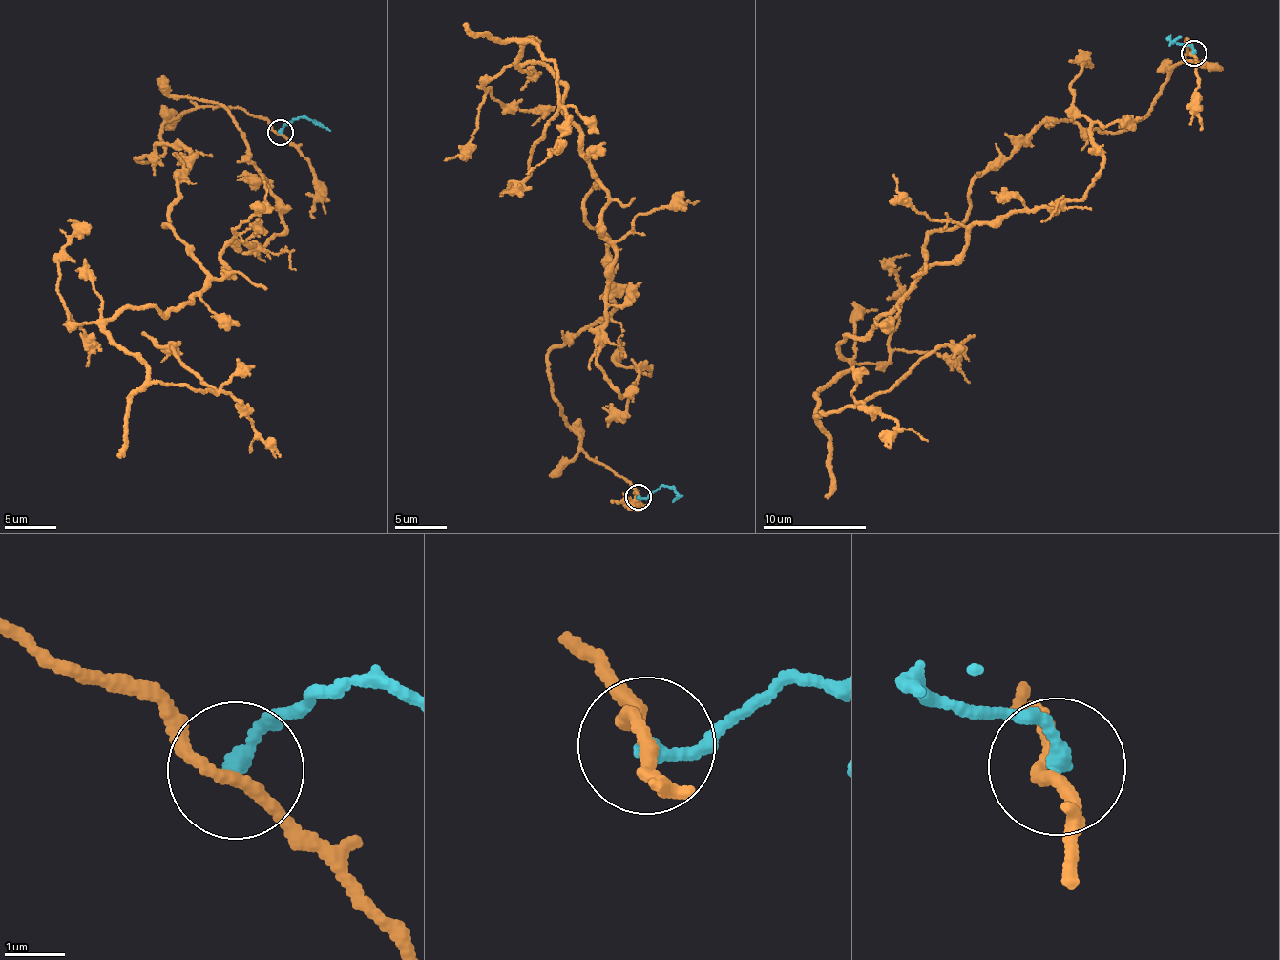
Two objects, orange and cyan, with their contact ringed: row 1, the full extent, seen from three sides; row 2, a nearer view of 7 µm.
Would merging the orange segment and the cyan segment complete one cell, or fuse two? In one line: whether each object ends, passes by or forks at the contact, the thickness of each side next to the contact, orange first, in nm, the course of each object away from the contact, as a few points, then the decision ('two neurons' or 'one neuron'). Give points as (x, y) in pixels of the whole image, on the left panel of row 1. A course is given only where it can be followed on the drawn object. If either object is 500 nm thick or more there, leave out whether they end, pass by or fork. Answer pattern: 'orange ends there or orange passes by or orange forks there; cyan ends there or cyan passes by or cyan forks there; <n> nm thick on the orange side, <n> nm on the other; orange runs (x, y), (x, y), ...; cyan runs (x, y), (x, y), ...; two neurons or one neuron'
orange passes by; cyan ends there; 180 nm thick on the orange side, 240 nm on the other; orange runs (280, 135), (196, 108), (136, 160), (188, 153), (165, 224), (206, 282), (105, 327), (216, 394), (142, 333); cyan runs (280, 132), (301, 118), (330, 131); two neurons

